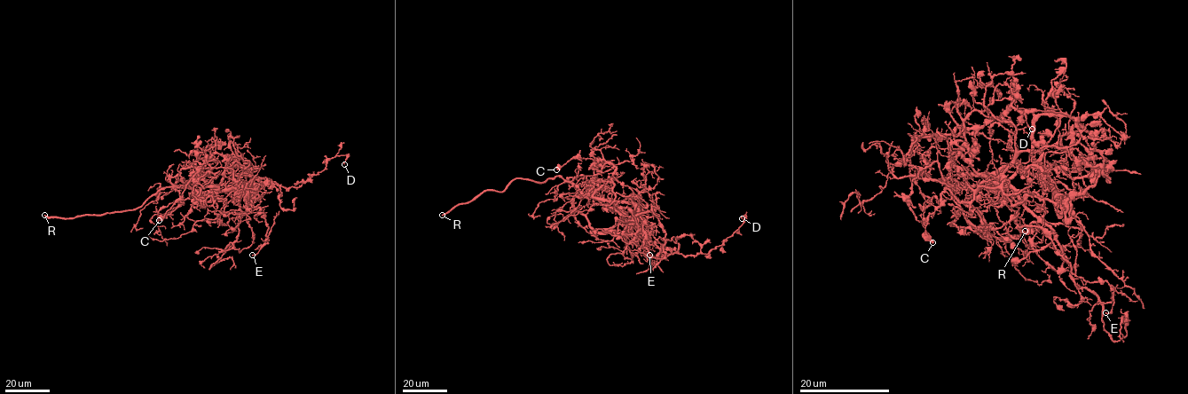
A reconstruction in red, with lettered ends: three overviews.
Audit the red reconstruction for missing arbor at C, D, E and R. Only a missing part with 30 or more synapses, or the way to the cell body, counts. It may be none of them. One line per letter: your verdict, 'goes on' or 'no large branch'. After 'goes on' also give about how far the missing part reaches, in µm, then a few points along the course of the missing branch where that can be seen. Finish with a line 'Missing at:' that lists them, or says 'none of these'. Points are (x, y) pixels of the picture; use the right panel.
C: no large branch
D: no large branch
E: no large branch
R: goes on; missing 35 µm; course (1025, 231), (1024, 221), (1032, 216), (1050, 217), (1062, 208), (1107, 209), (1106, 205)
Missing at: R

